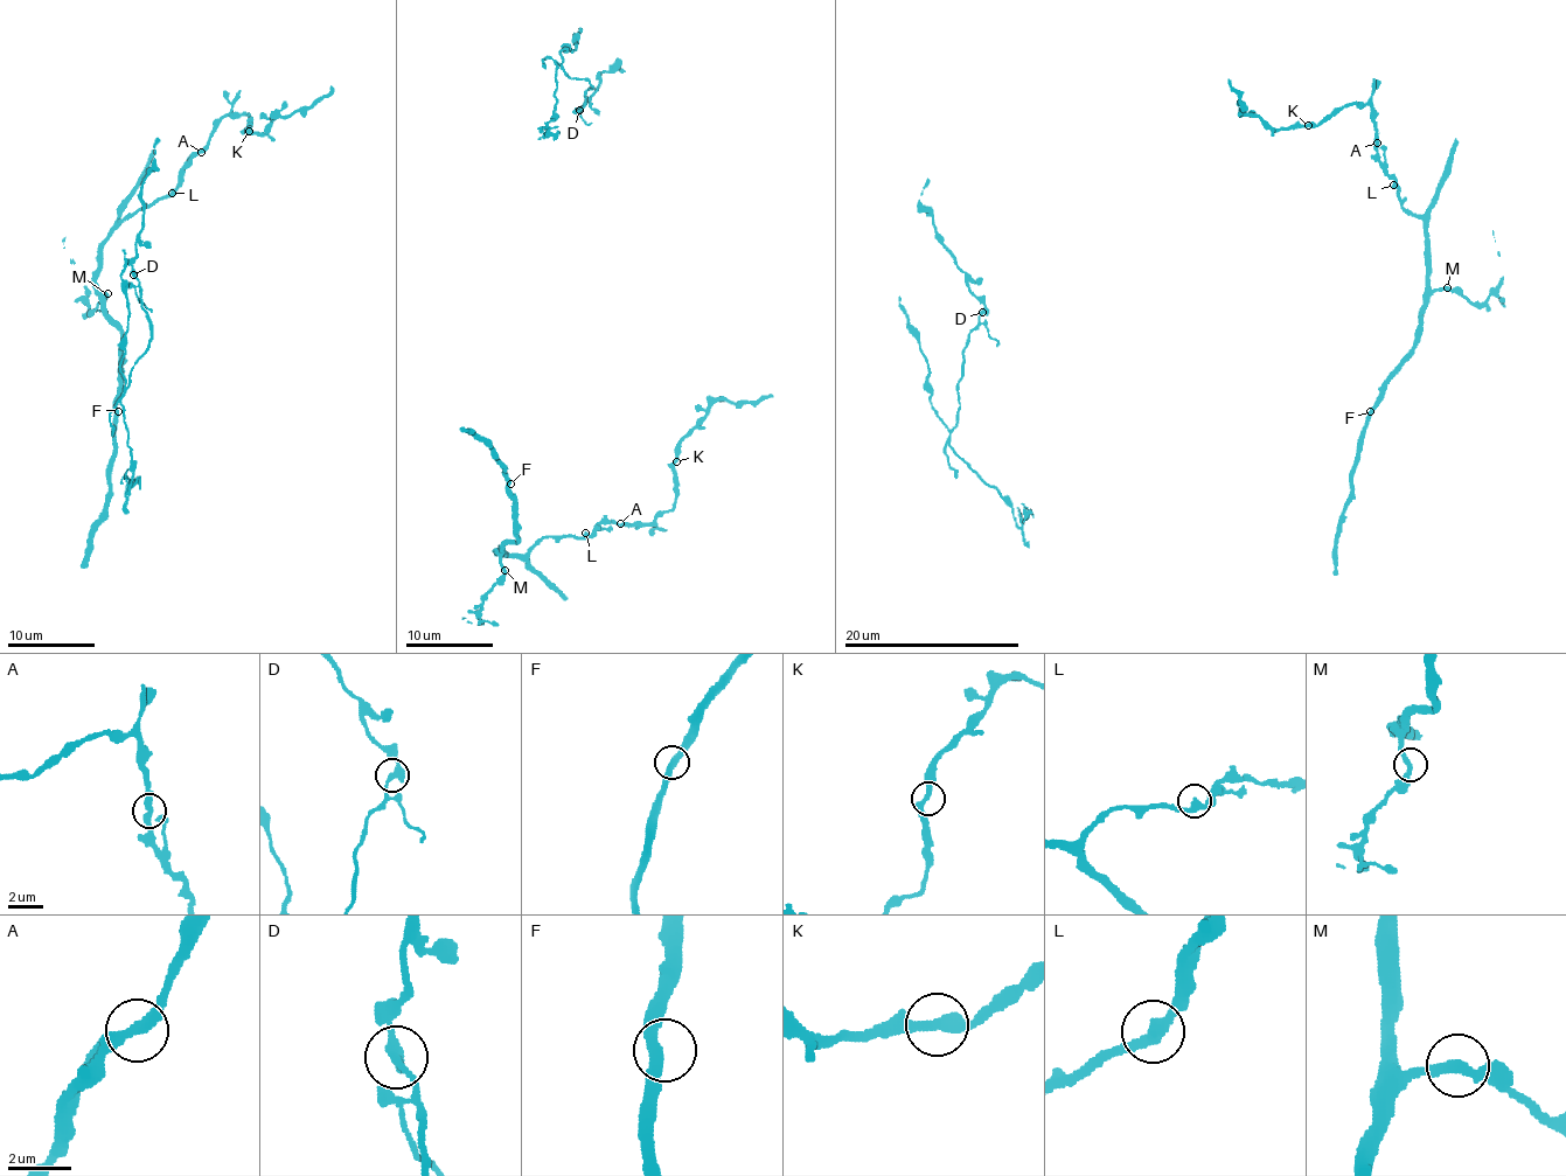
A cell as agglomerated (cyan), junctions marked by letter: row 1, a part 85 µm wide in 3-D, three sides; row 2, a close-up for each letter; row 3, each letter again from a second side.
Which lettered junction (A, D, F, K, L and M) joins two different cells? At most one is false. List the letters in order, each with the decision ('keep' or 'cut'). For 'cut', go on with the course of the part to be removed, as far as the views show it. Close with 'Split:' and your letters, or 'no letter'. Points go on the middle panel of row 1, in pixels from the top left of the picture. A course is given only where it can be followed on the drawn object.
A: keep
D: cut; course (578, 111), (590, 84), (585, 78), (570, 77), (555, 62), (557, 102), (547, 131)
F: keep
K: keep
L: keep
M: keep
Split: D

